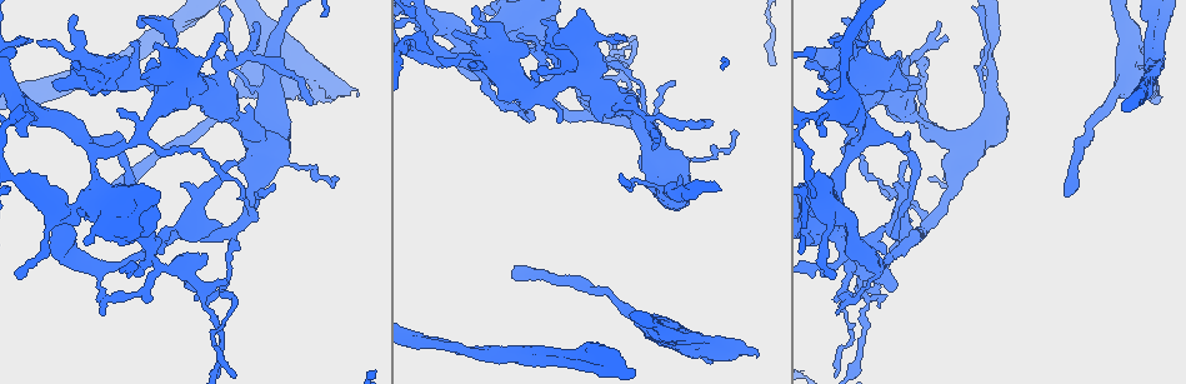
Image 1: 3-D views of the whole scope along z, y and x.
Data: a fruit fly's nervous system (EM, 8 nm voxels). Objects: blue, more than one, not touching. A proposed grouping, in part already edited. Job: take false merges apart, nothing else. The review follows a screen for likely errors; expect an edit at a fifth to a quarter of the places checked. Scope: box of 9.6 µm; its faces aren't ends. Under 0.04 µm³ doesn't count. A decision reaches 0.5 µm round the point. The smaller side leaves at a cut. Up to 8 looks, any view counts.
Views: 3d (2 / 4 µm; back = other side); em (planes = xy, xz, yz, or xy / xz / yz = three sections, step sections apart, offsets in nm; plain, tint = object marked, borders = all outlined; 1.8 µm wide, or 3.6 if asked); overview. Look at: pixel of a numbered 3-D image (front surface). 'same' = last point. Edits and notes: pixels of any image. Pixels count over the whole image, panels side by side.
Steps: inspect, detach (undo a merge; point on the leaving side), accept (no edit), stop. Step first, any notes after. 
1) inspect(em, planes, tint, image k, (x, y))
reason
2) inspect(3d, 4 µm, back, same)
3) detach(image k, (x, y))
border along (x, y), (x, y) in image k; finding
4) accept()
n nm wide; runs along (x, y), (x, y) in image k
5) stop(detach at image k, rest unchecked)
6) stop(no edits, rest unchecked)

inspect(3d, 4 µm, image 1, (1121, 82))

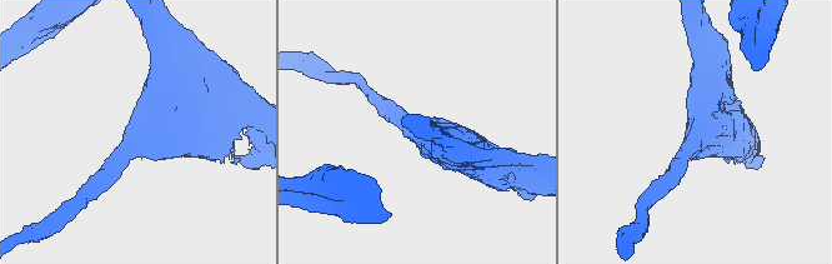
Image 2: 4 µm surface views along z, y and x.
inspect(em, 3.6 µm, planes, tint, image 2, (153, 137))
shape alone is not enough

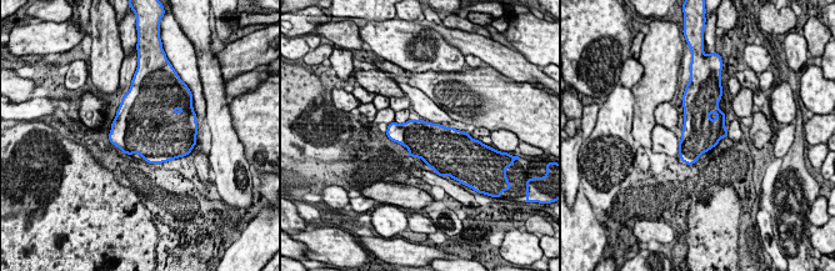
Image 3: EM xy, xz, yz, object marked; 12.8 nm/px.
accept()
one cell here

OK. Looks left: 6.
inspect(em, 3.6 µm, planes, tint, image 1, (837, 239))
calibre changes

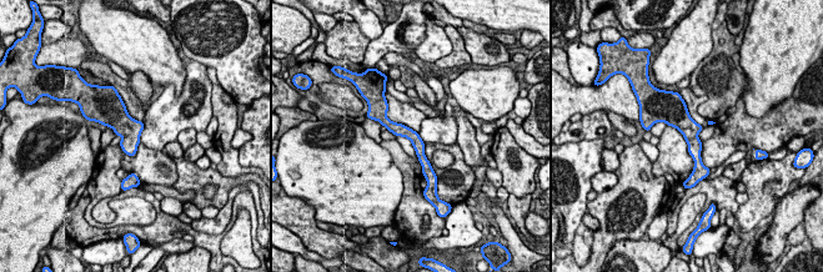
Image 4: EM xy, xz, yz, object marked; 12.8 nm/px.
accept()
runs along (680, 102), (698, 171) in image 4; all the same cell

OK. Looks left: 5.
inspect(em, 3.6 µm, planes, tint, image 1, (56, 218))
three-way junction

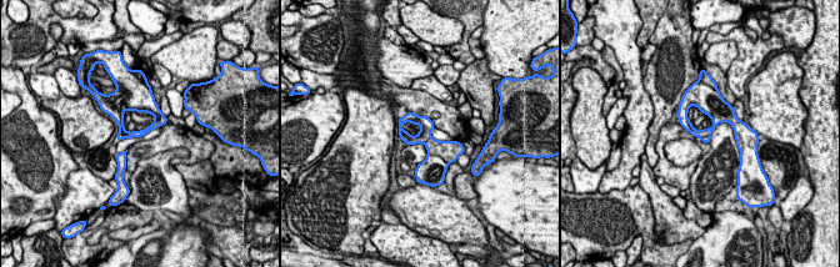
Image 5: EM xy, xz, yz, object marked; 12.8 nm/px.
detach(image 5, (431, 171))
100 nm wide; border along (428, 152), (439, 155), (448, 164) in image 5; a second cell is stuck on

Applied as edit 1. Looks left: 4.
stop(detach at image 5, rest unchecked)

